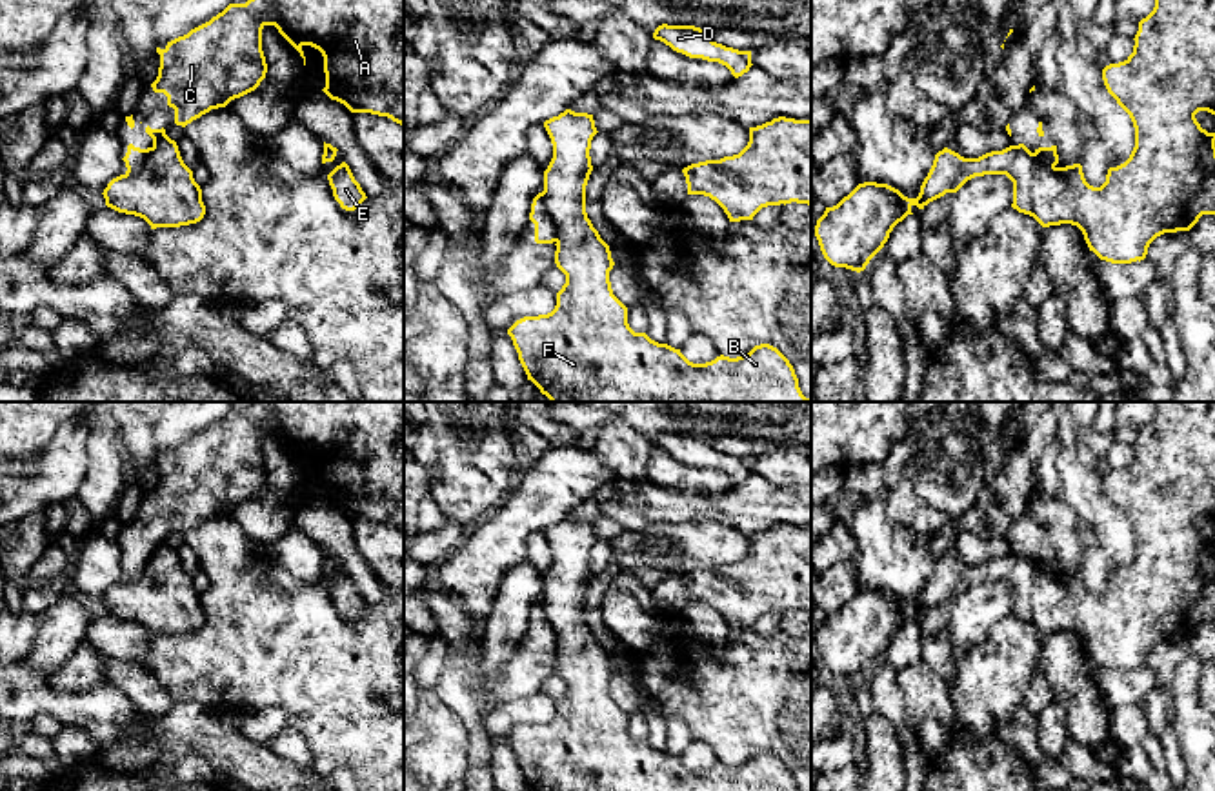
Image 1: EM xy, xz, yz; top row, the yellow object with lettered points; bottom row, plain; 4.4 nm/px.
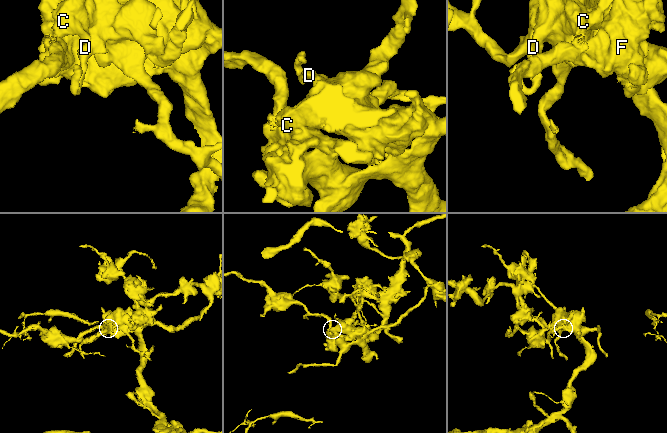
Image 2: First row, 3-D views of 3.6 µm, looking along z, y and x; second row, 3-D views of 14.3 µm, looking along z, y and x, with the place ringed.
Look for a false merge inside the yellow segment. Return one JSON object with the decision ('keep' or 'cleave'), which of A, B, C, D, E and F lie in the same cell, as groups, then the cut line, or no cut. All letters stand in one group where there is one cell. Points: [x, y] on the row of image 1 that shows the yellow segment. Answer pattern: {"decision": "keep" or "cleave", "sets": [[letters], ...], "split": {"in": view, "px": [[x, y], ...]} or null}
{"decision": "cleave", "sets": [["A", "C", "D", "E"], ["B", "F"]], "split": {"in": "xz", "px": [[542, 191], [546, 211], [555, 228], [555, 240]]}}

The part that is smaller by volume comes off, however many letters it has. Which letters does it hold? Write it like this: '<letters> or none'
A, C, D, E

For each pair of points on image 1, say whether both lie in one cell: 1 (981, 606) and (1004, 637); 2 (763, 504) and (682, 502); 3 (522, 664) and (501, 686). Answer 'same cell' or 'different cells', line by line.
1: different cells
2: same cell
3: same cell

